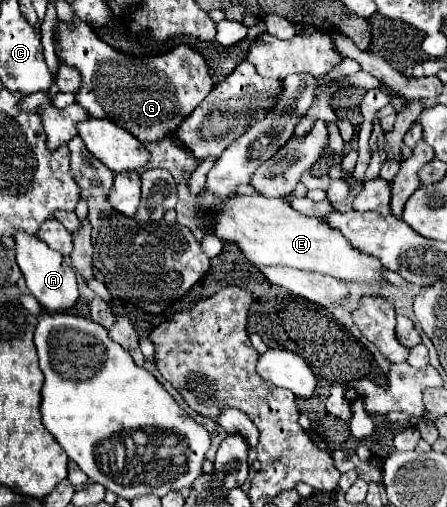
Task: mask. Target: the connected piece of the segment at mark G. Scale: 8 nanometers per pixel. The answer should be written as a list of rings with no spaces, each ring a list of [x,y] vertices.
[[[78,16],[70,22],[56,20],[54,24],[56,56],[80,72],[80,88],[74,94],[76,102],[92,118],[106,118],[126,128],[142,144],[158,142],[174,132],[186,116],[214,90],[212,74],[208,72],[206,58],[180,44],[160,56],[132,56],[114,50],[102,42],[88,24]]]

